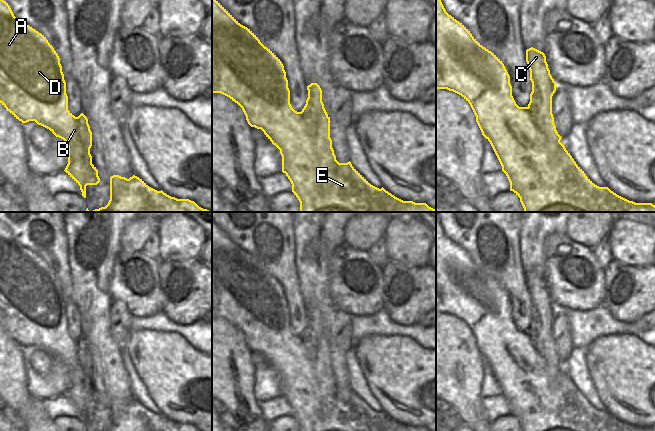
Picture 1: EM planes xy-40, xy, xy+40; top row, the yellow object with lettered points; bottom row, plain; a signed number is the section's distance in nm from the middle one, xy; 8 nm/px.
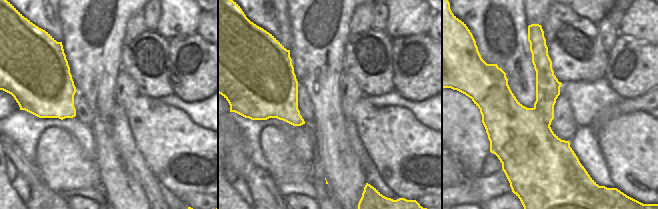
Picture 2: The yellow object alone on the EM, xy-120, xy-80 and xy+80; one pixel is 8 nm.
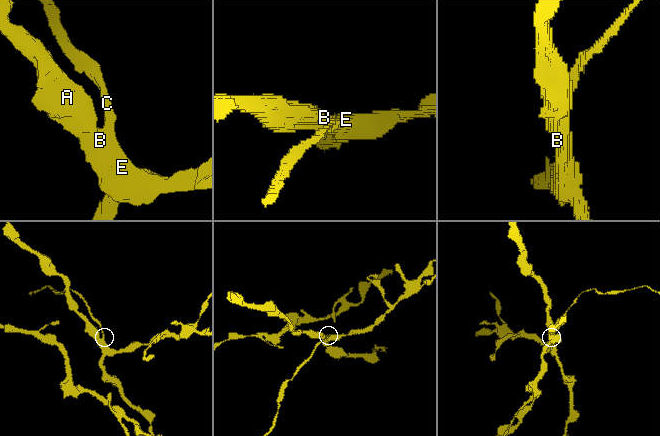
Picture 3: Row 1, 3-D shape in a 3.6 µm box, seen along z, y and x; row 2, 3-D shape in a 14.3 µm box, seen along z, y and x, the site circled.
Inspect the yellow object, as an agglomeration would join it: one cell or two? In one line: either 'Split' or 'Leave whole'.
Split.

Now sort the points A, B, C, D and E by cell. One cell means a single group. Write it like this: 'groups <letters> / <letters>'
groups A B D E / C

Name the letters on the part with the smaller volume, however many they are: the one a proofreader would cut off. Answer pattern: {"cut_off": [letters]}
{"cut_off": ["C"]}

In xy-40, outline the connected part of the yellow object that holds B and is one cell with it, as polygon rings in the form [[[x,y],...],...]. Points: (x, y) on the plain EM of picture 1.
[[[0,222],[0,327],[22,347],[35,345],[49,353],[68,370],[65,396],[80,410],[86,422],[86,410],[100,406],[92,388],[92,356],[88,343],[75,341],[68,334],[66,306],[60,282],[46,261],[17,243],[6,225]]]

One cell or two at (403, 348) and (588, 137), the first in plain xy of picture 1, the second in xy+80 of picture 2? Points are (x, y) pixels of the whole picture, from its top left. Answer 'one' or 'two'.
two

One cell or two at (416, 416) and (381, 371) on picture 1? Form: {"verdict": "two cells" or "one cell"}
{"verdict": "one cell"}

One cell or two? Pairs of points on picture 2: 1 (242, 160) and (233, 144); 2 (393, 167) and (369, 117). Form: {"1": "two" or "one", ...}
{"1": "one", "2": "one"}

